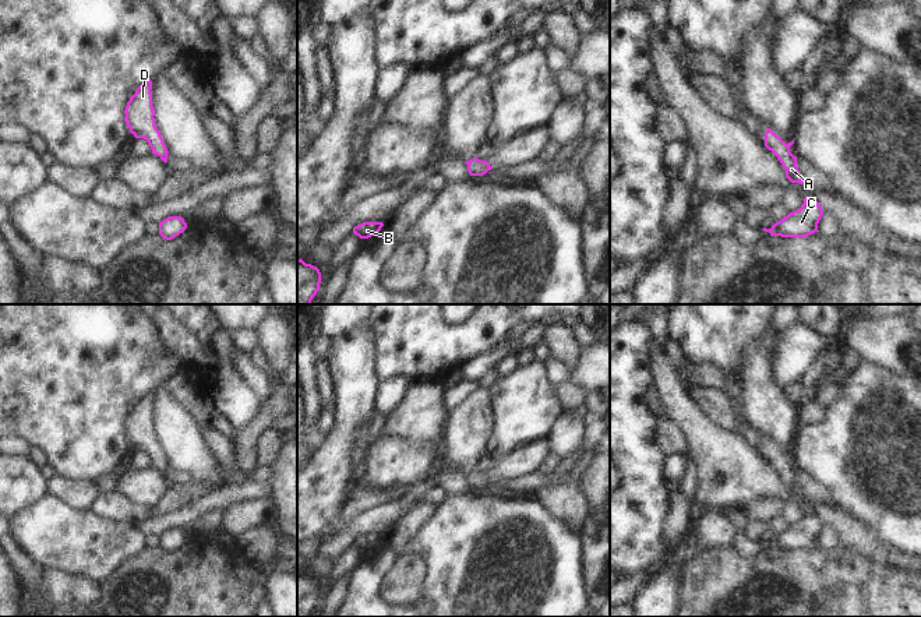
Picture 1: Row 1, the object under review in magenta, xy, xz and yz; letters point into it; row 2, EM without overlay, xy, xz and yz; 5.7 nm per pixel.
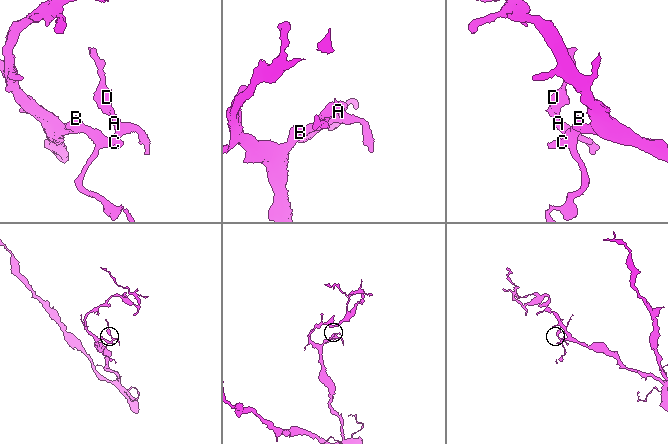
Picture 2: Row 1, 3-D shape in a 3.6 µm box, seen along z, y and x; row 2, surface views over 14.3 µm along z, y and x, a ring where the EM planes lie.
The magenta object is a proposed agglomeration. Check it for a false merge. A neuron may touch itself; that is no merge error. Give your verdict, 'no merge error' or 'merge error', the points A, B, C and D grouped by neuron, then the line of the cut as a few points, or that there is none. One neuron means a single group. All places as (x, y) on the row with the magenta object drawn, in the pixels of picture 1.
no merge error | A B C D | no cut

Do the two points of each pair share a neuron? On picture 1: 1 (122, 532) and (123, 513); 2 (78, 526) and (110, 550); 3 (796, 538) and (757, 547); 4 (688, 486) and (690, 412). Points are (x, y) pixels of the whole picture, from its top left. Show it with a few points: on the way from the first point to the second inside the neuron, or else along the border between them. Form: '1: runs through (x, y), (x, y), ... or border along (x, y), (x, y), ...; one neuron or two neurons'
1: border along (91, 511), (103, 518), (134, 522); two neurons
2: runs through (87, 535), (98, 546), (102, 546); one neuron
3: runs through (786, 540), (766, 545); one neuron
4: border along (688, 458), (695, 468), (697, 492); two neurons

